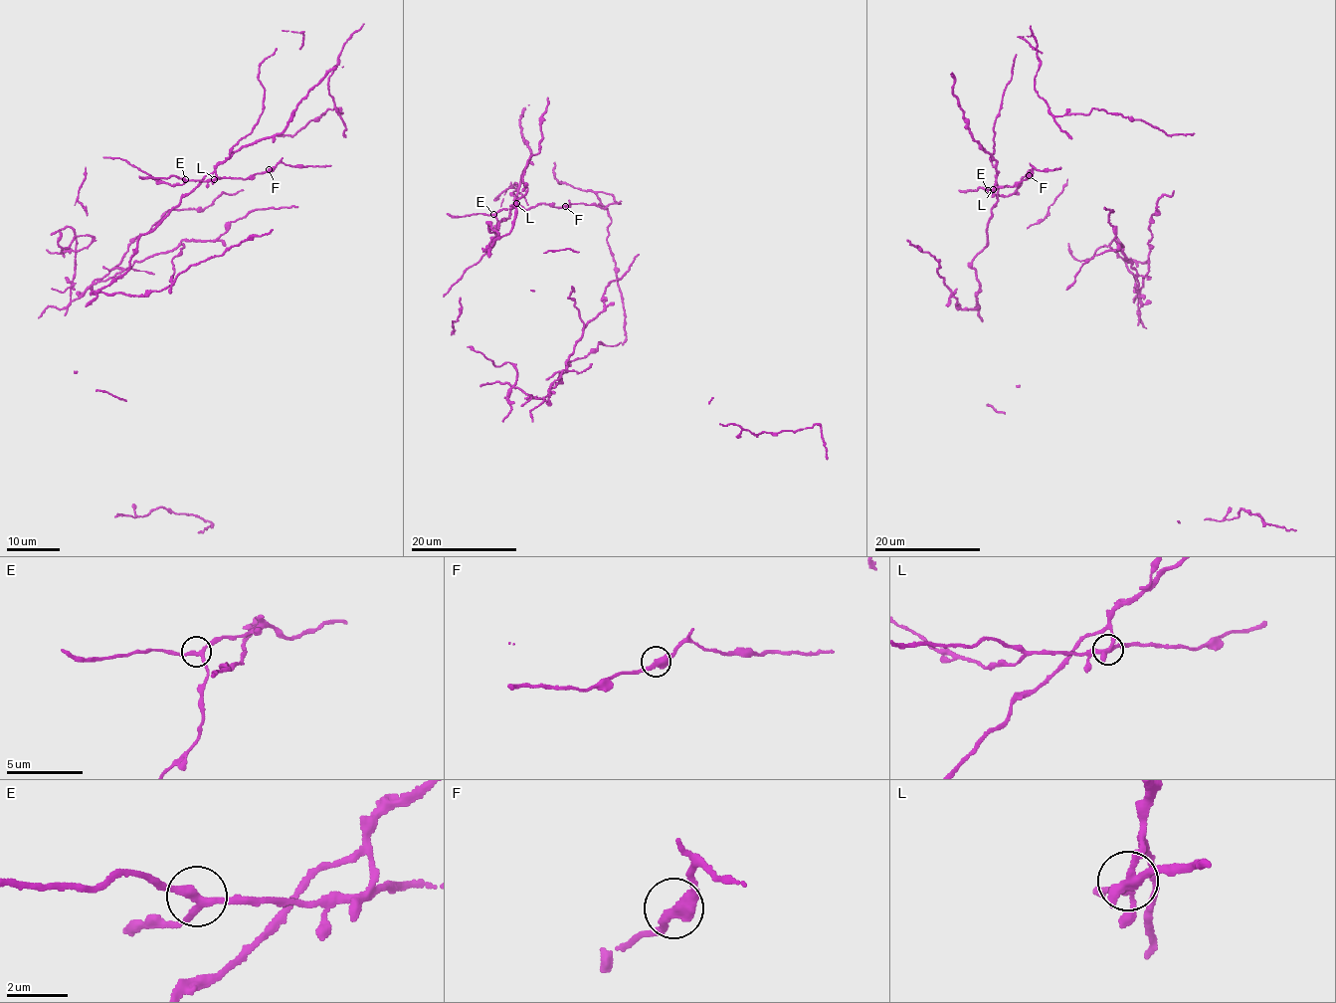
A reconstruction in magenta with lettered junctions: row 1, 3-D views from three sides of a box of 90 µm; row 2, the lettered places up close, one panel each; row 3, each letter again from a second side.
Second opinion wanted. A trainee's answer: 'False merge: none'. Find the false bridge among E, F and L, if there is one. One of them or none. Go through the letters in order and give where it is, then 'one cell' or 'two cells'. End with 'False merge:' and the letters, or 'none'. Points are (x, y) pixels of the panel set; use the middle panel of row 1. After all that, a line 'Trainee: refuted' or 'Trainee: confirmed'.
E: at (493, 214); one cell
F: at (565, 206); one cell
L: at (516, 203); two cells
False merge: L
Trainee: refuted

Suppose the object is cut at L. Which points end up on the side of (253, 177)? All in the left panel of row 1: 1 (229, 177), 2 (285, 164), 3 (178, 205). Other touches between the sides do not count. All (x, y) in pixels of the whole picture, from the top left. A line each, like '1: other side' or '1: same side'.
1: same side
2: same side
3: other side

